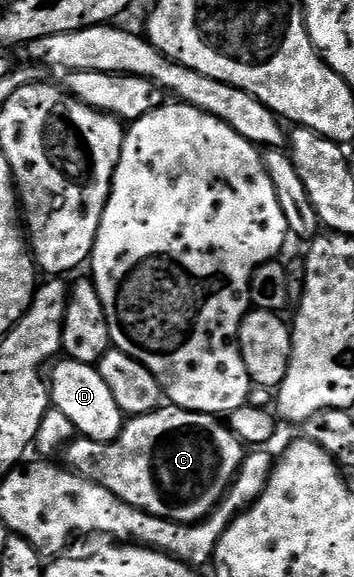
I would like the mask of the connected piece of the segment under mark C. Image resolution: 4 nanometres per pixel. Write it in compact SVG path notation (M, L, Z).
M171 404L149 414L129 417L122 432L113 442L95 442L77 436L68 443L67 465L83 478L89 478L100 486L105 486L114 496L139 510L150 512L159 518L169 518L175 522L198 522L207 516L236 478L244 462L246 447L238 436L215 414L199 414Z

